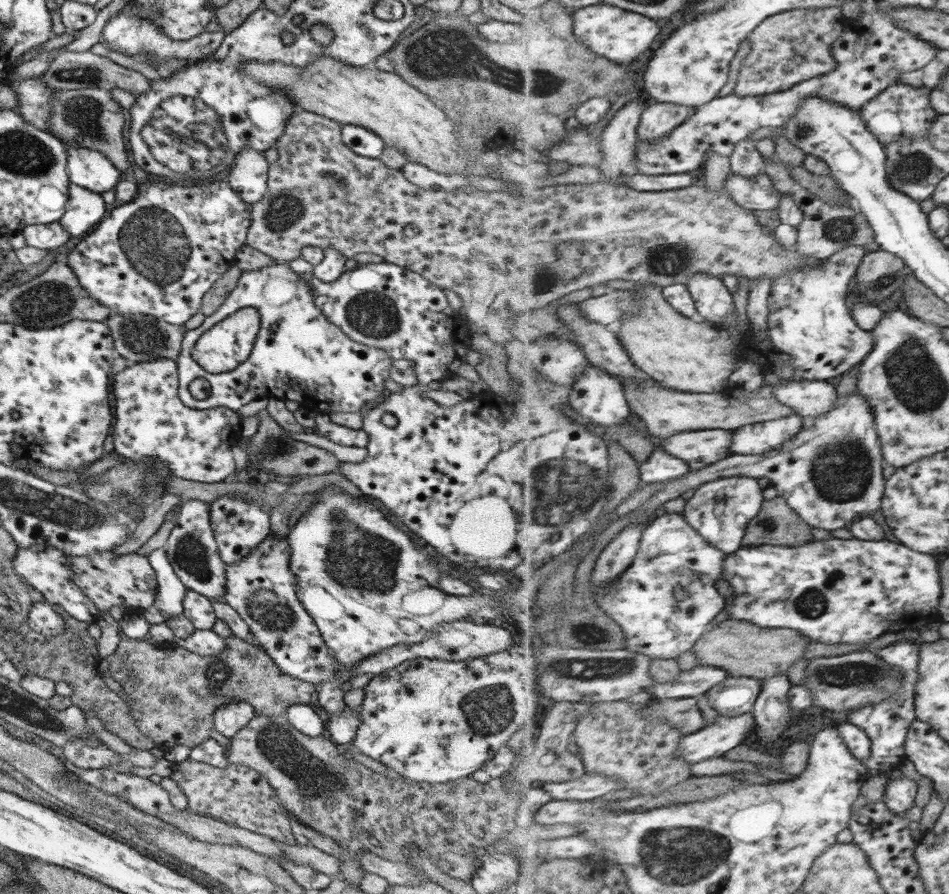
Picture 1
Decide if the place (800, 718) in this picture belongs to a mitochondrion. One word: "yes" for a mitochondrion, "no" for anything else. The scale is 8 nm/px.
no

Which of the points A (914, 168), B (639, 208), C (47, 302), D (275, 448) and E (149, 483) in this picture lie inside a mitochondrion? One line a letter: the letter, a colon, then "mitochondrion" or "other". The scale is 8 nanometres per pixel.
A: mitochondrion
B: other
C: mitochondrion
D: mitochondrion
E: mitochondrion

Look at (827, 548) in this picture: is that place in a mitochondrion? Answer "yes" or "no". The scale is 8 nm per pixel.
no

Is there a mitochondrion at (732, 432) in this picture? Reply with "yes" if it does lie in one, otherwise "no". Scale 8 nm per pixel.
no

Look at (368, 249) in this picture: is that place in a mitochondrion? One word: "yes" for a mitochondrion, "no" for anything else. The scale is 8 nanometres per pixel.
no

